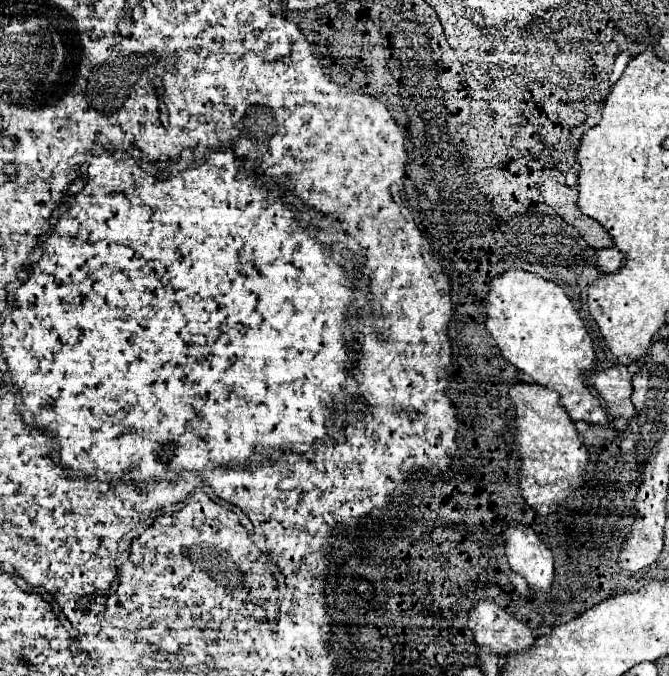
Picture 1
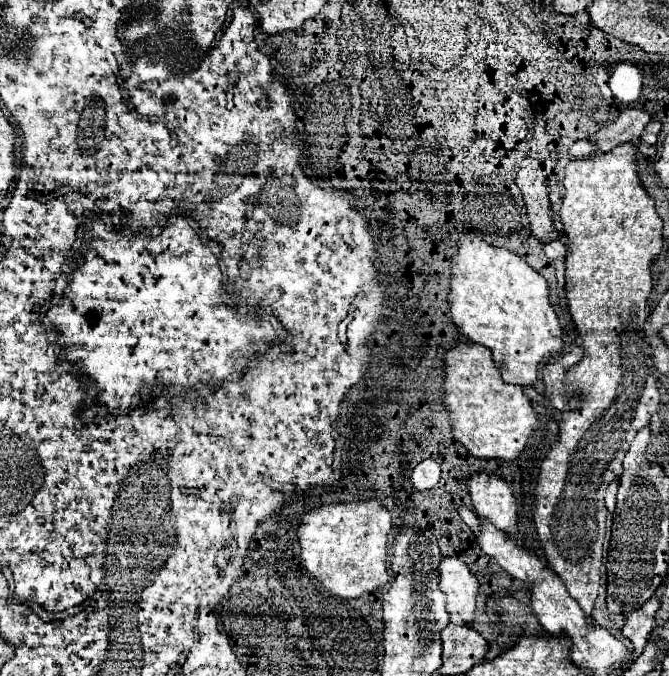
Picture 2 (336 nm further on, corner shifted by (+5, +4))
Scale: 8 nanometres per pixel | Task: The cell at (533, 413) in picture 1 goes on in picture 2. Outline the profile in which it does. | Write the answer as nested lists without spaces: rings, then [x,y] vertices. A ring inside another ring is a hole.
[[[456,343],[446,355],[444,403],[450,411],[456,439],[478,459],[498,459],[514,463],[530,437],[538,431],[540,419],[532,409],[530,399],[520,385],[510,385],[502,379],[490,349],[476,343]]]

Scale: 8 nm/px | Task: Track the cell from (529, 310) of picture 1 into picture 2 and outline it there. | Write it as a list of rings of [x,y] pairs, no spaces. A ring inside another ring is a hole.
[[[464,235],[458,241],[450,287],[448,301],[454,323],[462,335],[492,351],[506,383],[534,385],[540,363],[562,353],[562,327],[550,301],[548,283],[516,253]]]

